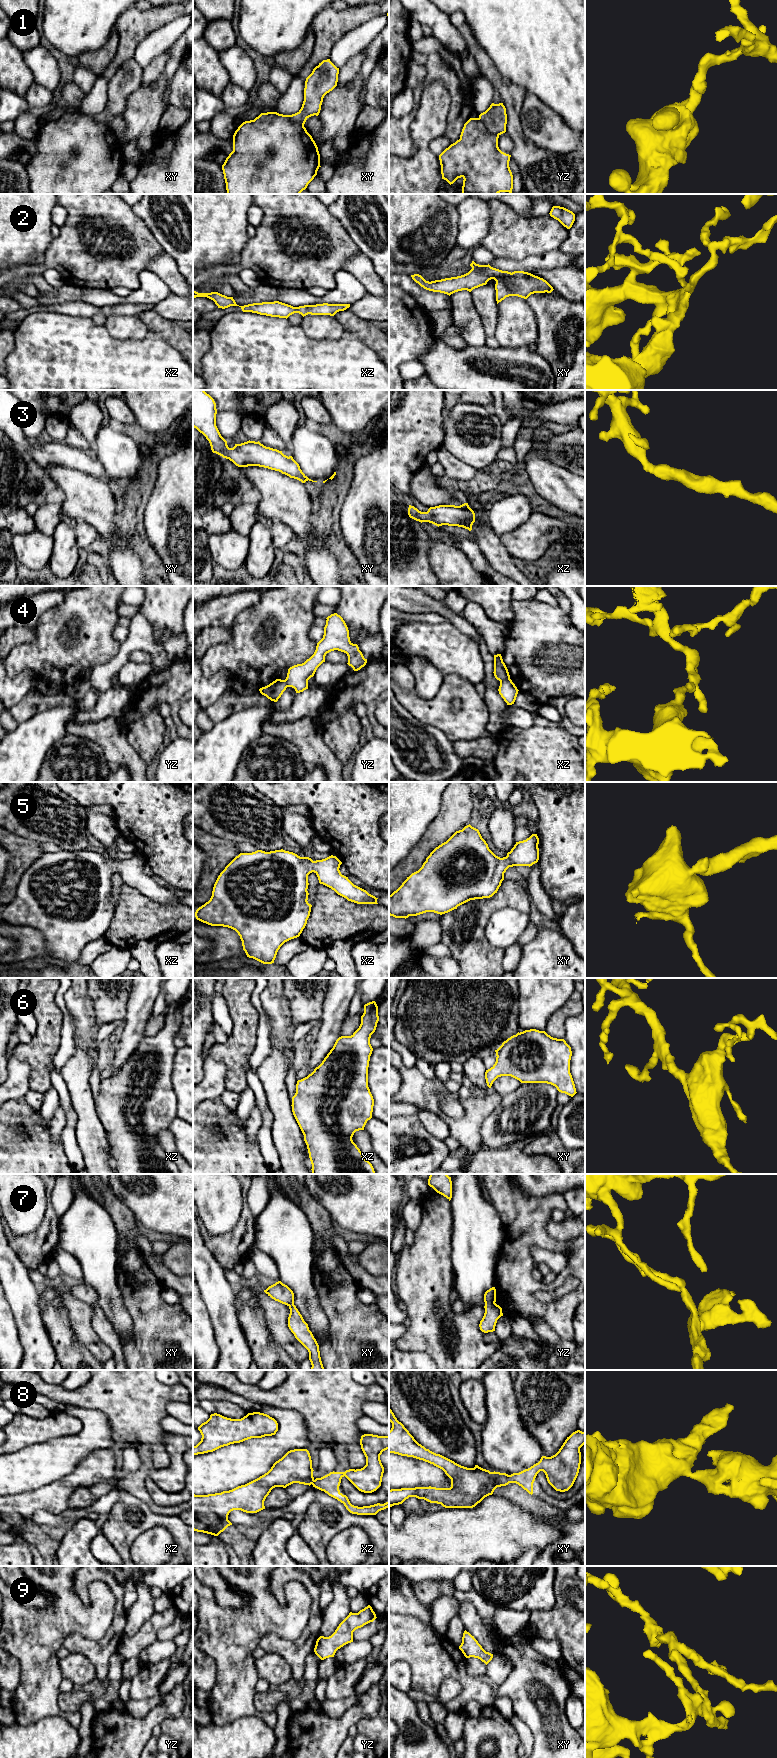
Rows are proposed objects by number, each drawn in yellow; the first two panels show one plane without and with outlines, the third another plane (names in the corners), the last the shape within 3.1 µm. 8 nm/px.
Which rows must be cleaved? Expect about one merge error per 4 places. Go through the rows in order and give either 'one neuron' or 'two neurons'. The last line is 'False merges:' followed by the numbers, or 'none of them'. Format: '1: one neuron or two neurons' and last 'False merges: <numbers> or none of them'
1: two neurons
2: one neuron
3: one neuron
4: two neurons
5: one neuron
6: one neuron
7: one neuron
8: one neuron
9: one neuron
False merges: 1, 4

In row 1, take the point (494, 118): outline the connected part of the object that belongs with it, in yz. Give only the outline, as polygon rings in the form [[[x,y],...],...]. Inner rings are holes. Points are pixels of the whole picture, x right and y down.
[[[503,103],[494,104],[479,115],[487,130],[492,134],[501,135],[506,132],[507,114]]]

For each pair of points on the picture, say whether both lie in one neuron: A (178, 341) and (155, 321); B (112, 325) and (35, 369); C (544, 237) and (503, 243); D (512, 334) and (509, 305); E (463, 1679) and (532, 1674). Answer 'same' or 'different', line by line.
A: same
B: different
C: same
D: same
E: different

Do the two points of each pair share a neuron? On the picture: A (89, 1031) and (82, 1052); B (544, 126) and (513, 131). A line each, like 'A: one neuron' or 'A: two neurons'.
A: one neuron
B: two neurons

